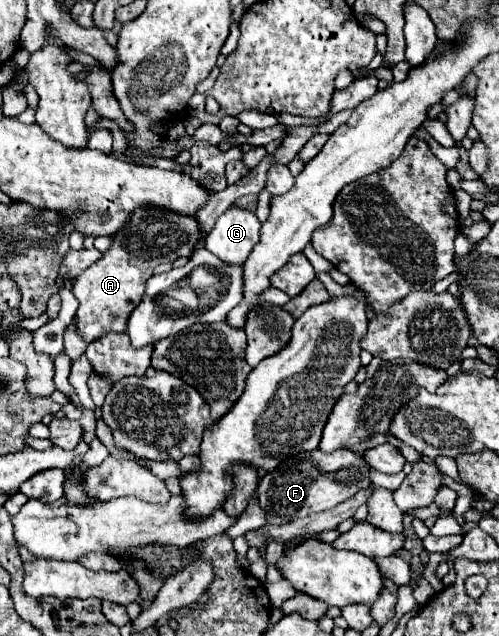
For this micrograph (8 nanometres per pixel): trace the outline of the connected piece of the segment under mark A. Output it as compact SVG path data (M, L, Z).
M140 206L126 224L112 236L112 246L98 262L86 268L72 286L80 302L78 332L94 342L108 332L126 332L130 312L144 296L144 284L160 262L174 262L180 256L190 256L202 240L202 228L194 216L184 216L160 206Z

